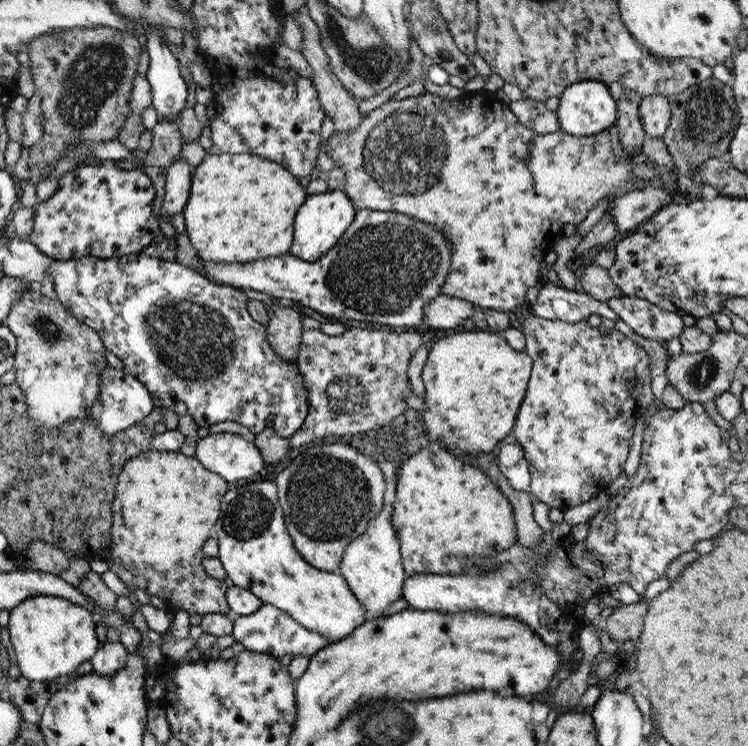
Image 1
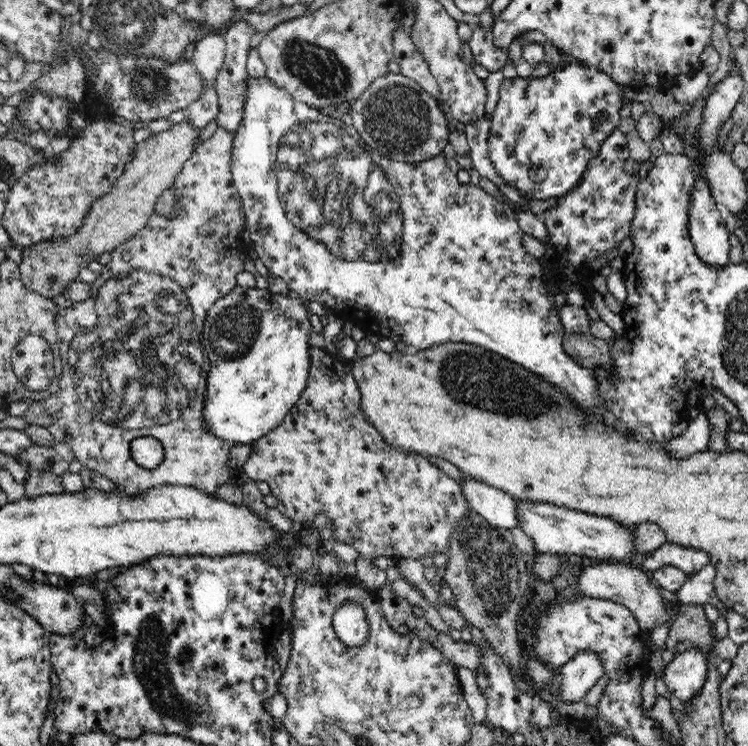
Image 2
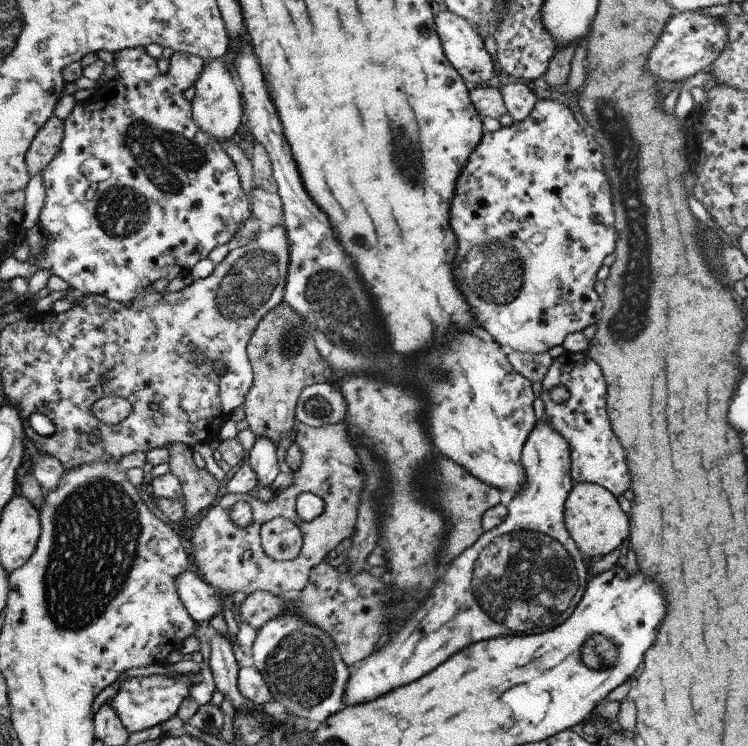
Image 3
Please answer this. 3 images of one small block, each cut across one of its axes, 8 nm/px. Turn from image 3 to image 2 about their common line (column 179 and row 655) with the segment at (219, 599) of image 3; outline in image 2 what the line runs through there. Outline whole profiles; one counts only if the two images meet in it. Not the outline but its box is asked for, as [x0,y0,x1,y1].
[557,652,604,704]

